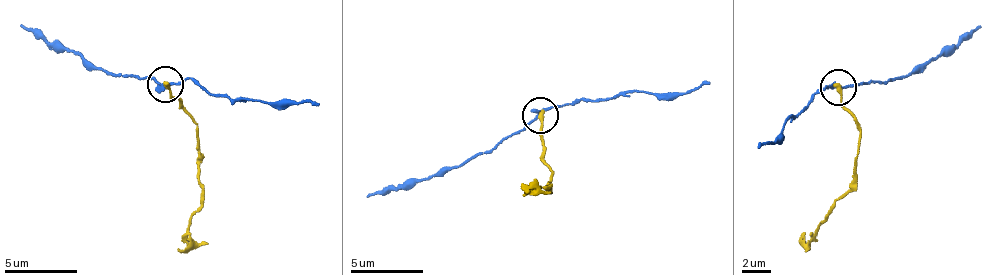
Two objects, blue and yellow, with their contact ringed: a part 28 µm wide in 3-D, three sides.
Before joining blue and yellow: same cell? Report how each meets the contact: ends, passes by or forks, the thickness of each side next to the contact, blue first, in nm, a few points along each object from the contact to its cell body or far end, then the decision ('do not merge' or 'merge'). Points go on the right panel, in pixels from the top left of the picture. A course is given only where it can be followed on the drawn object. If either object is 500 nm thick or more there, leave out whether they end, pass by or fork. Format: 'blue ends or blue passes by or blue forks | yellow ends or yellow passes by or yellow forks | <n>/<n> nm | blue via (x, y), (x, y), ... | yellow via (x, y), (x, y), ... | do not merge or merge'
blue passes by | yellow ends | 240/280 nm | blue via (840, 85), (905, 76), (980, 24) | yellow via (839, 87), (842, 104), (858, 125), (855, 179), (828, 221), (809, 243), (803, 238) | do not merge

